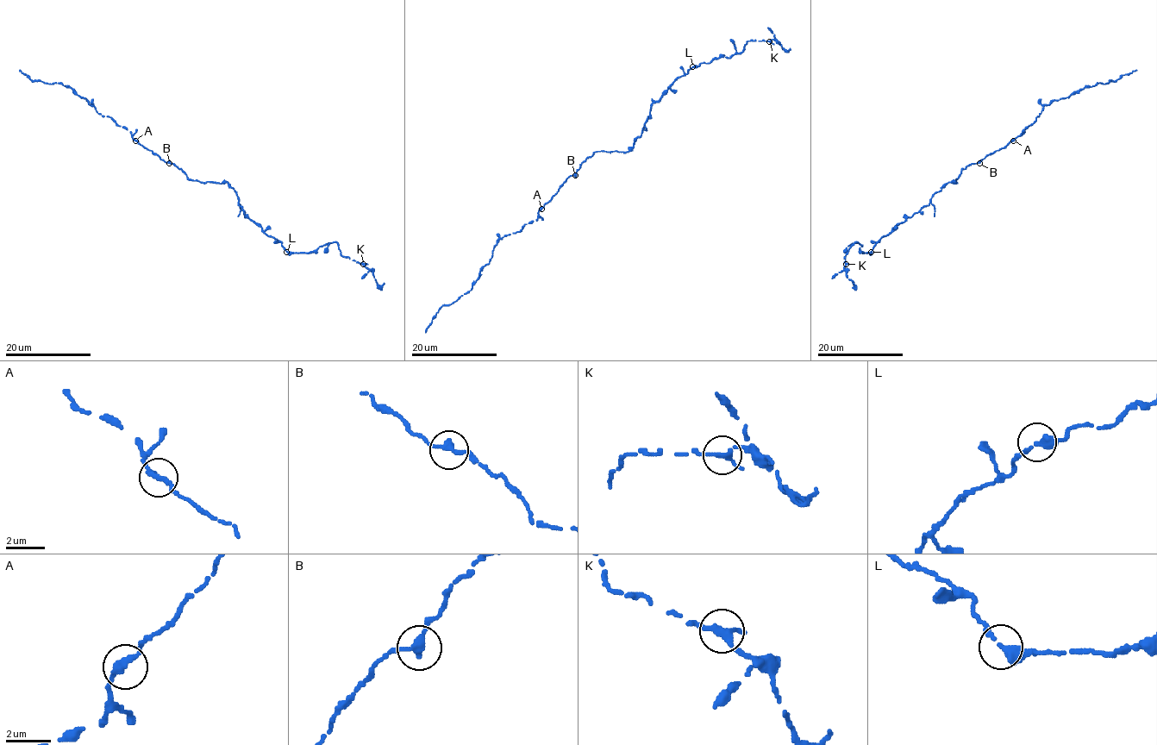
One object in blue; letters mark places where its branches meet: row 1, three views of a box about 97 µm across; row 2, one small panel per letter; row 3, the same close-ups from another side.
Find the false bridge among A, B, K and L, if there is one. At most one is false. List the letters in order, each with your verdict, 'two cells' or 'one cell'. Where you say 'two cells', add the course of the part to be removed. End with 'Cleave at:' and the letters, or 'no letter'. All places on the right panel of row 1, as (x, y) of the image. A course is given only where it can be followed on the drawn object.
A: one cell
B: one cell
K: one cell
L: one cell
Cleave at: no letter

